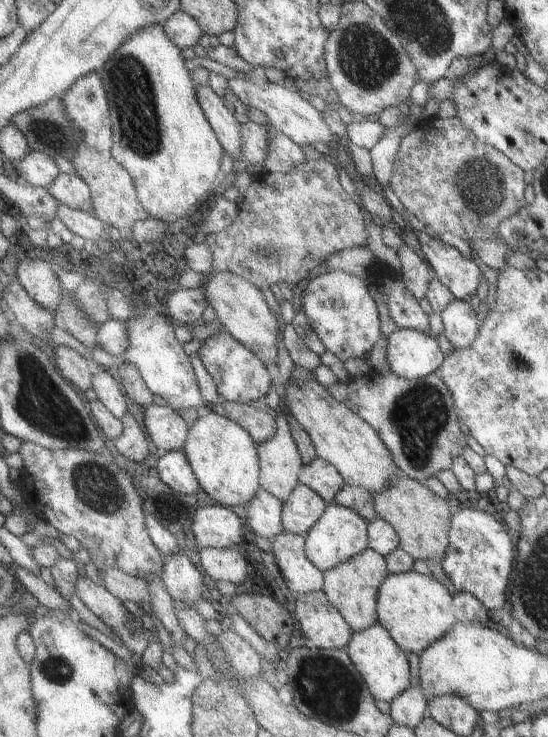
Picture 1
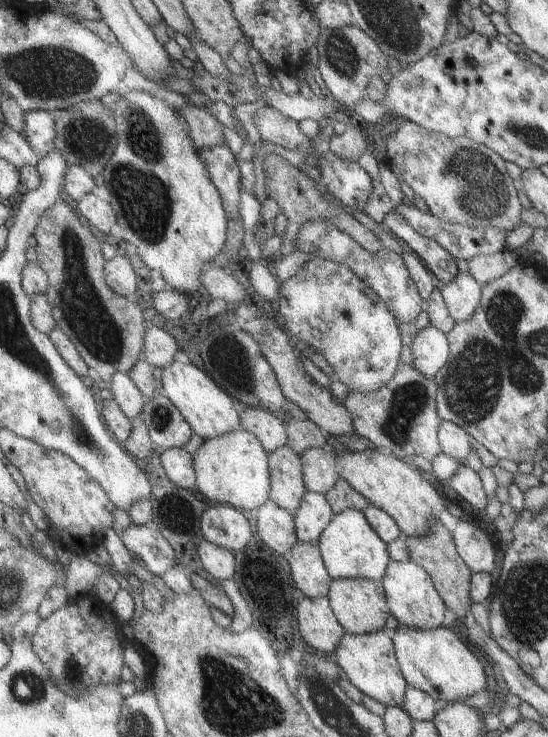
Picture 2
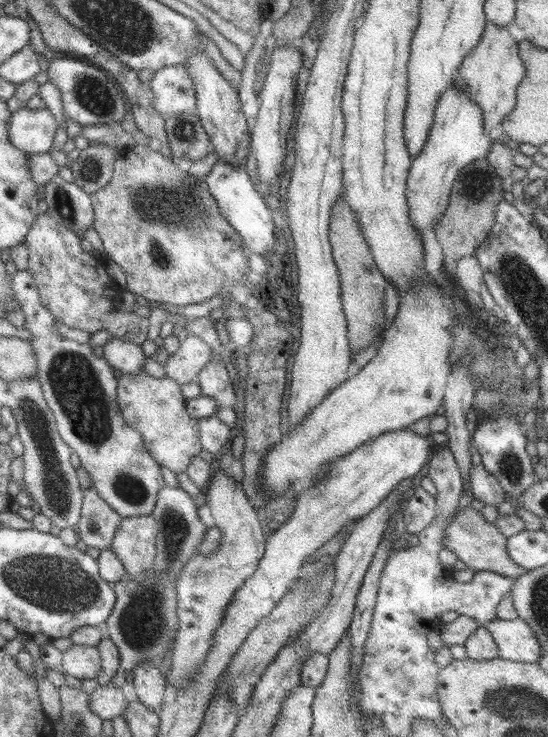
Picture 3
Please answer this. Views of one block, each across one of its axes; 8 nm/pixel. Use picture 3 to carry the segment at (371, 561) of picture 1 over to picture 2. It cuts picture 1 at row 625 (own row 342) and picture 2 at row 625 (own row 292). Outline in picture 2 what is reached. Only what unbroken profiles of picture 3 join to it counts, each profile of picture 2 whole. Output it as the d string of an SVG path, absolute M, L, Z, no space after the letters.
M359 577L331 579L326 597L333 616L345 633L362 635L385 629L388 606L385 602L384 590L380 580Z

